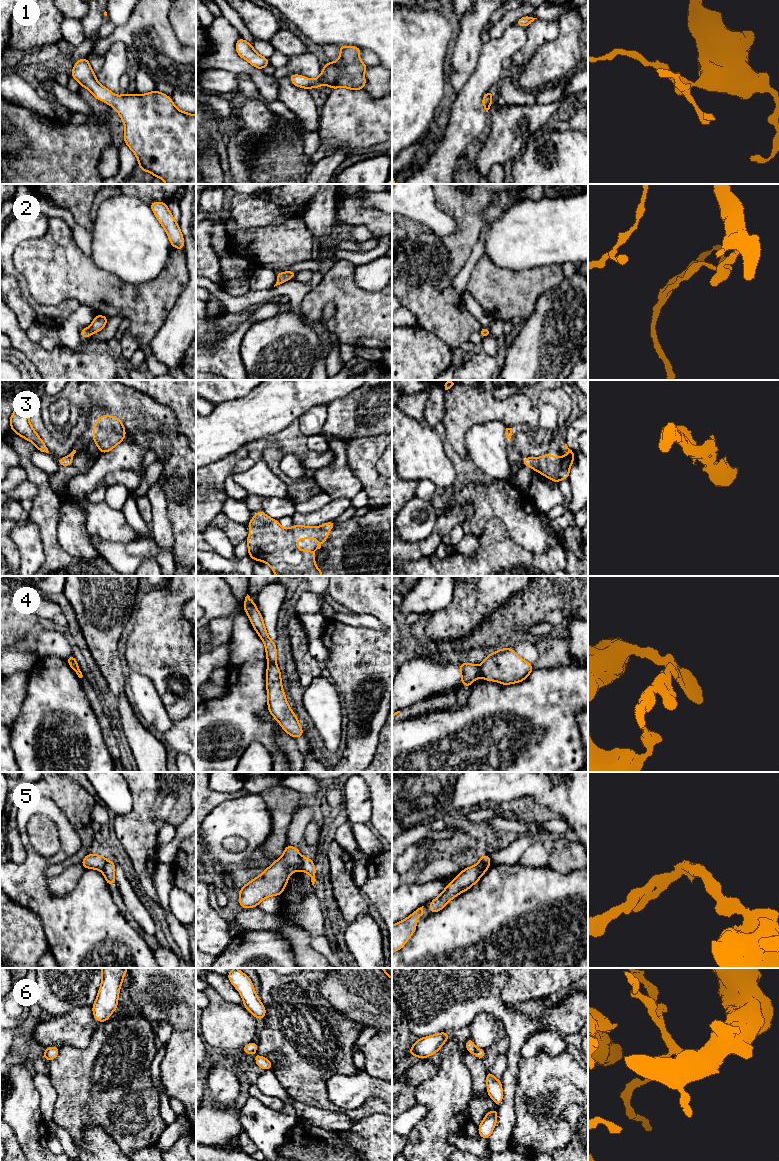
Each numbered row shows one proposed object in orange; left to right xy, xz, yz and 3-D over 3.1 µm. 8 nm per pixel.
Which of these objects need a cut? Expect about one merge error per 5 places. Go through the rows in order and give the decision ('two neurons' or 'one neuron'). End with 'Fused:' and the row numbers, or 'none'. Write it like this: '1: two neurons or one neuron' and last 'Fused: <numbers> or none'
1: one neuron
2: one neuron
3: one neuron
4: two neurons
5: two neurons
6: one neuron
Fused: 4, 5

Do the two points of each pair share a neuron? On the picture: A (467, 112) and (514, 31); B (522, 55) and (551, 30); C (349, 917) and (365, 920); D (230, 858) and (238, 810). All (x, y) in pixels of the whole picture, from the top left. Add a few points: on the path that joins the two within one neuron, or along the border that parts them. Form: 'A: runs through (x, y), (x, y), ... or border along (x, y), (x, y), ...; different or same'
A: runs through (473, 92), (488, 74), (490, 60), (499, 51); same
B: runs through (529, 48), (544, 33); same
C: border along (368, 912), (361, 913), (349, 924); different
D: runs through (218, 847), (218, 830), (226, 822); same

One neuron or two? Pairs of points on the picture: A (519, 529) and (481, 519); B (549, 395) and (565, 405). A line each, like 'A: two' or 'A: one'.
A: one
B: one

